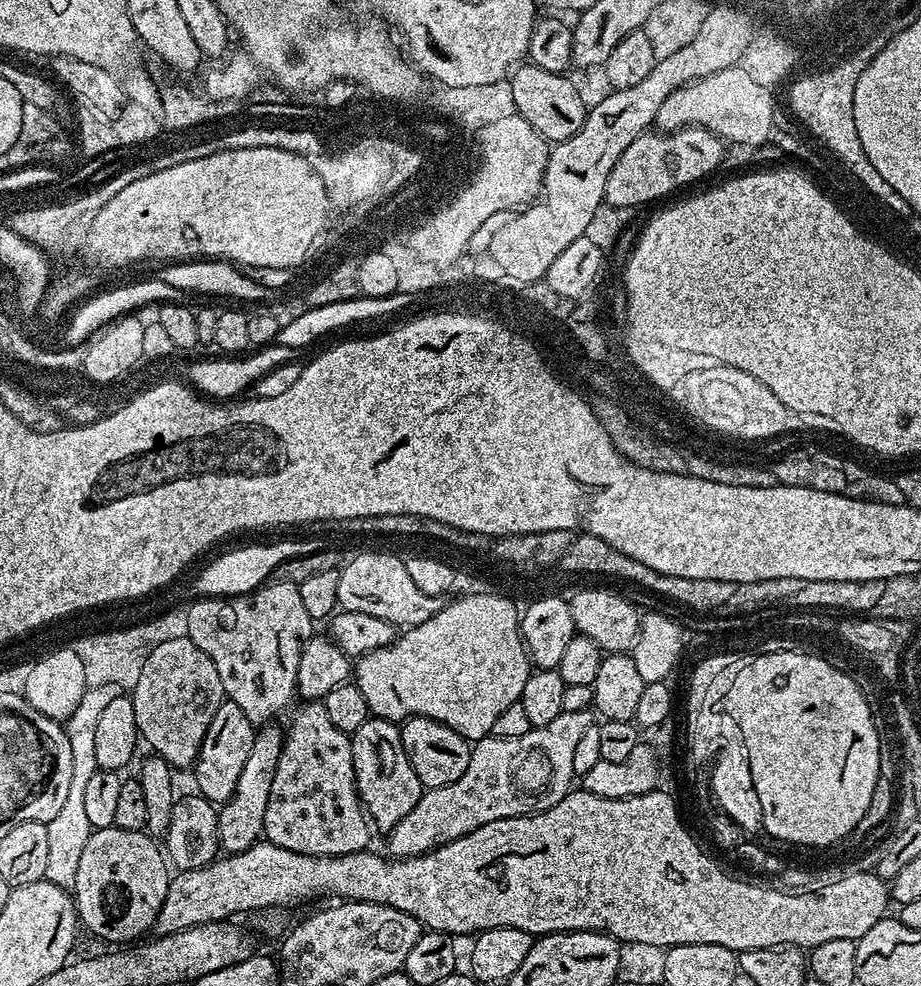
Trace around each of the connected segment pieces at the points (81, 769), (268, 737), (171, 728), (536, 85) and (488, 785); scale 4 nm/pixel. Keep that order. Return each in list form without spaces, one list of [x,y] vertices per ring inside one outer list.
[[[114,684],[87,687],[82,694],[81,702],[63,725],[66,738],[70,738],[70,790],[66,794],[66,802],[62,810],[58,810],[58,814],[54,814],[54,818],[47,821],[47,861],[44,879],[54,882],[65,890],[75,889],[78,878],[78,858],[82,858],[82,850],[94,831],[86,818],[83,803],[84,788],[98,770],[94,758],[94,730],[98,727],[104,708],[121,694],[122,688]]]
[[[265,722],[257,727],[254,746],[250,746],[250,754],[246,754],[242,774],[238,774],[236,793],[226,803],[219,805],[216,833],[220,839],[221,849],[225,853],[235,854],[246,850],[264,836],[264,819],[266,806],[270,802],[270,786],[278,770],[278,758],[282,756],[286,735],[283,727],[275,728],[274,725],[275,723]]]
[[[187,636],[151,646],[136,684],[131,685],[130,695],[143,743],[148,743],[155,755],[176,770],[191,769],[195,765],[210,718],[214,718],[218,706],[226,699],[214,662]]]
[[[531,62],[521,63],[510,76],[512,104],[516,107],[513,109],[549,142],[559,142],[578,134],[578,130],[582,130],[584,119],[588,117],[589,105],[584,104],[575,82],[567,80],[568,78],[558,72],[542,70]]]
[[[565,711],[554,722],[532,728],[522,738],[498,738],[489,734],[475,741],[466,774],[458,782],[450,782],[450,786],[425,790],[418,798],[418,806],[387,833],[387,851],[396,858],[421,856],[478,830],[478,826],[486,826],[486,822],[550,810],[550,806],[562,802],[564,795],[573,791],[574,749],[593,722],[591,711]]]

